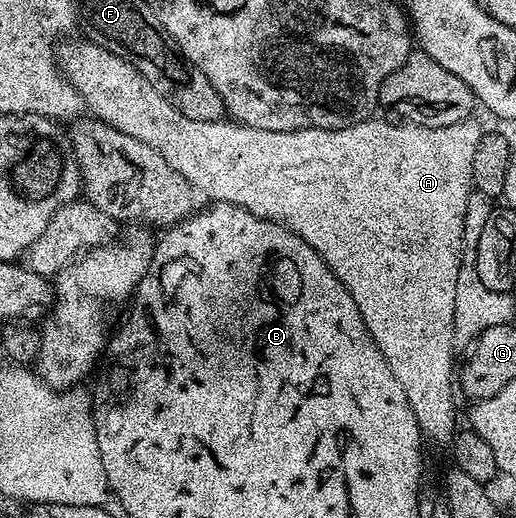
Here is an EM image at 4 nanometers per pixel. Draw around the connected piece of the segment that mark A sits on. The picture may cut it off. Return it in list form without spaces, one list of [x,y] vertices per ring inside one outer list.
[[[83,40],[84,42],[72,42],[69,46],[61,45],[58,50],[58,65],[65,78],[68,79],[68,84],[80,94],[80,101],[86,107],[87,113],[91,117],[105,122],[110,128],[118,128],[118,132],[126,132],[126,136],[134,136],[134,140],[142,140],[142,144],[150,144],[150,148],[154,148],[154,152],[158,152],[162,156],[162,160],[166,160],[166,164],[170,164],[170,168],[174,168],[174,172],[178,172],[182,176],[186,176],[186,180],[196,189],[201,195],[204,194],[208,200],[212,202],[229,202],[235,206],[246,208],[254,216],[259,218],[269,218],[272,222],[279,222],[288,230],[293,230],[295,234],[299,234],[302,240],[306,240],[306,244],[310,244],[314,248],[314,252],[318,252],[318,256],[322,256],[322,260],[334,272],[334,276],[338,276],[338,280],[350,292],[350,296],[354,300],[354,304],[358,304],[358,312],[362,316],[362,320],[366,324],[366,328],[370,332],[370,336],[374,340],[374,344],[378,344],[378,348],[382,352],[382,356],[386,360],[386,364],[390,364],[390,372],[394,372],[394,380],[398,380],[398,384],[402,384],[402,392],[406,392],[406,400],[410,400],[410,408],[414,408],[416,419],[420,425],[420,431],[423,435],[428,434],[448,434],[452,436],[457,433],[458,425],[456,426],[456,394],[454,389],[454,370],[452,374],[452,350],[454,351],[454,343],[452,341],[452,333],[454,332],[454,296],[458,292],[458,272],[460,264],[463,260],[464,252],[464,221],[466,220],[466,204],[468,203],[468,195],[472,193],[474,187],[472,182],[471,165],[474,162],[474,152],[477,151],[477,145],[482,135],[482,128],[476,123],[476,120],[467,122],[459,122],[458,124],[450,124],[449,126],[418,126],[415,124],[405,124],[400,120],[391,120],[392,122],[383,122],[382,119],[373,117],[371,120],[356,122],[353,126],[346,128],[338,128],[337,130],[327,130],[326,128],[314,128],[308,126],[304,130],[291,130],[290,132],[270,132],[262,128],[250,128],[242,126],[235,120],[221,120],[219,122],[207,122],[206,120],[190,120],[190,116],[182,116],[182,112],[178,112],[178,108],[174,108],[162,96],[162,92],[158,92],[155,81],[147,78],[139,65],[122,60],[122,56],[114,56],[114,52],[110,52],[106,48],[97,46],[91,40]]]

